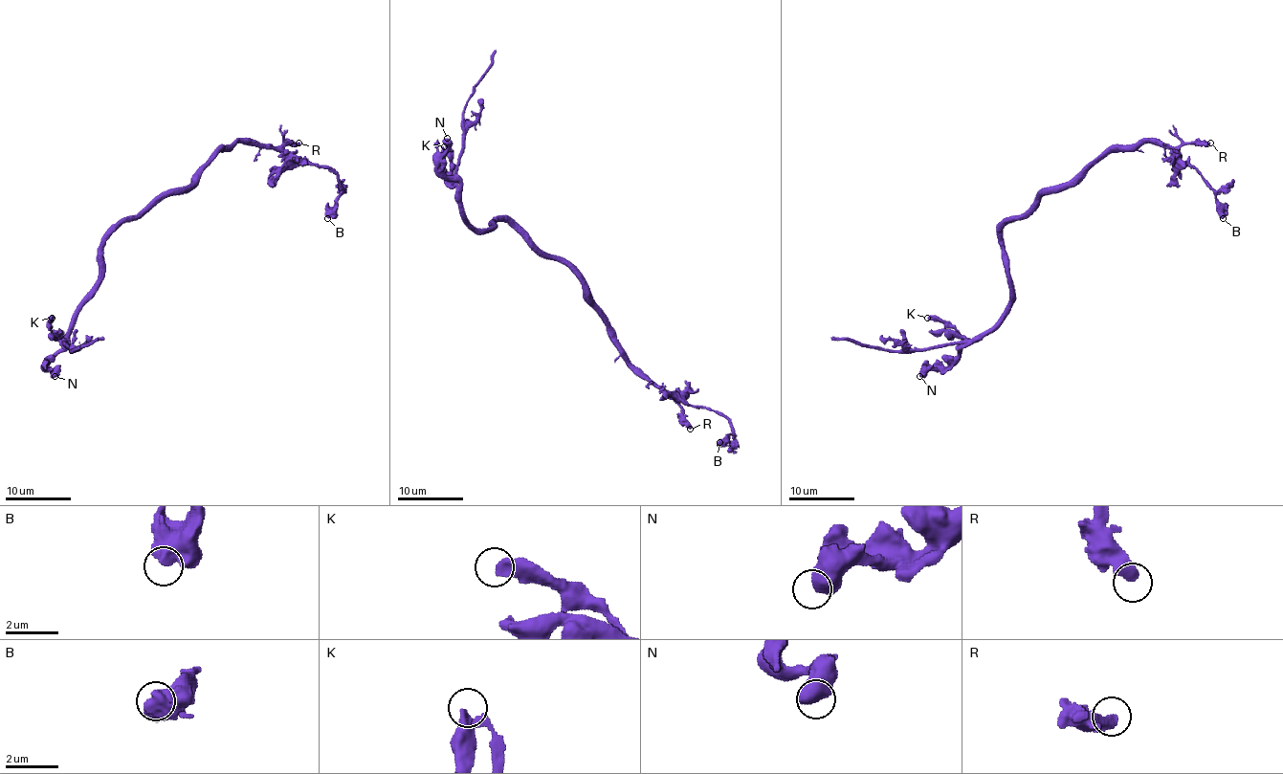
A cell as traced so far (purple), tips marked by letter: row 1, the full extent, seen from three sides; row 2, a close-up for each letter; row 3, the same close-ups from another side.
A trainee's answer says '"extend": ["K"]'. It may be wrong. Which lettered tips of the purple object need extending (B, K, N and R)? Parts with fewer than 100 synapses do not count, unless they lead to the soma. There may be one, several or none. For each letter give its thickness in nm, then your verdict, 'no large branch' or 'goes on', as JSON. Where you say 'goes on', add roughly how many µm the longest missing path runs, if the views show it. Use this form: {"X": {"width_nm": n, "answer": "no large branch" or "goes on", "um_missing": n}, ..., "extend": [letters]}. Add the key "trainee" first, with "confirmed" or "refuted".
{"trainee": "refuted", "B": {"width_nm": 750, "answer": "no large branch"}, "K": {"width_nm": 440, "answer": "no large branch"}, "N": {"width_nm": 650, "answer": "no large branch"}, "R": {"width_nm": 480, "answer": "no large branch"}, "extend": []}

